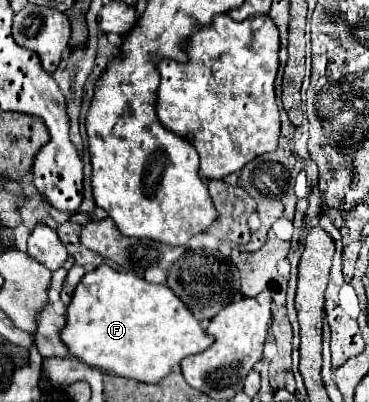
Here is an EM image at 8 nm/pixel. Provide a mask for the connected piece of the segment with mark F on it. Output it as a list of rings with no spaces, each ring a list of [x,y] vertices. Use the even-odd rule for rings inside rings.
[[[102,264],[86,272],[76,286],[62,340],[70,354],[102,372],[138,382],[160,382],[182,358],[212,346],[214,336],[206,334],[200,322],[168,286],[152,284],[136,274],[118,272]]]

